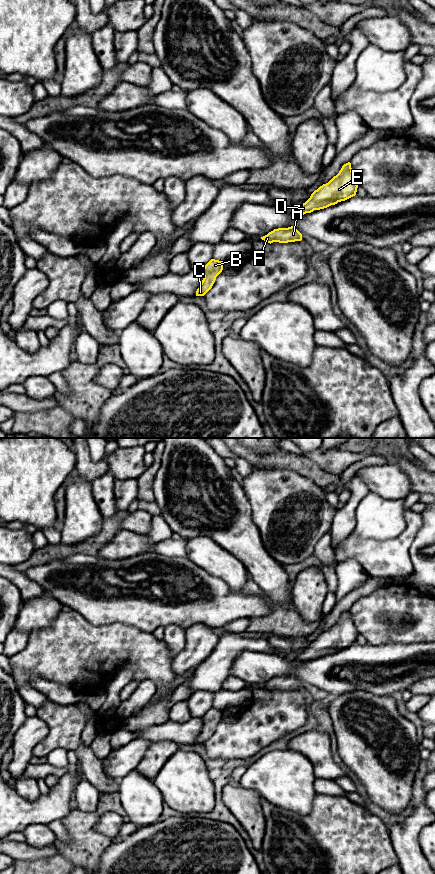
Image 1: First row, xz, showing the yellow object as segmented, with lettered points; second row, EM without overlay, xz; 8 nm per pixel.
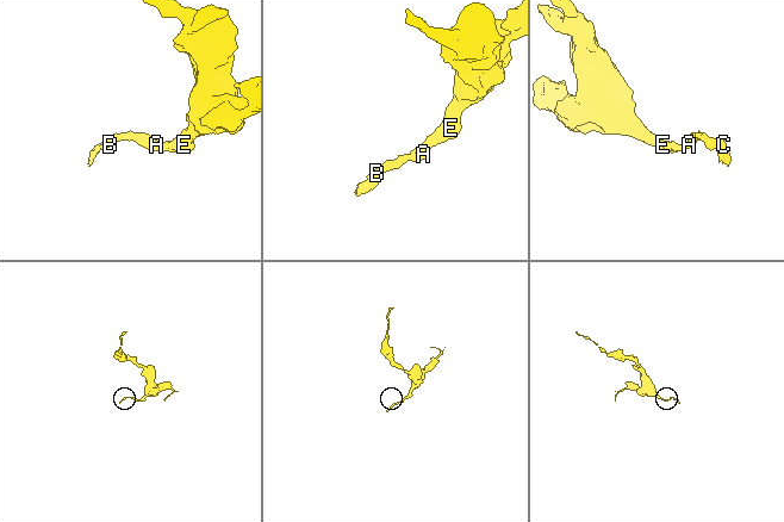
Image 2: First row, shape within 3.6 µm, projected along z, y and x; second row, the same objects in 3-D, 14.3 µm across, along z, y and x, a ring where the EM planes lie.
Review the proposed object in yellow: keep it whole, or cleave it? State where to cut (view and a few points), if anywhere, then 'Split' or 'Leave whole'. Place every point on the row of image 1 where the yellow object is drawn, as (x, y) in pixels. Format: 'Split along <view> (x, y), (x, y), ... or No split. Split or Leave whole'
No split. Leave whole

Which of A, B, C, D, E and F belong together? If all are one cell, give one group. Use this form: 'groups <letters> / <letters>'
groups A B C D E F

